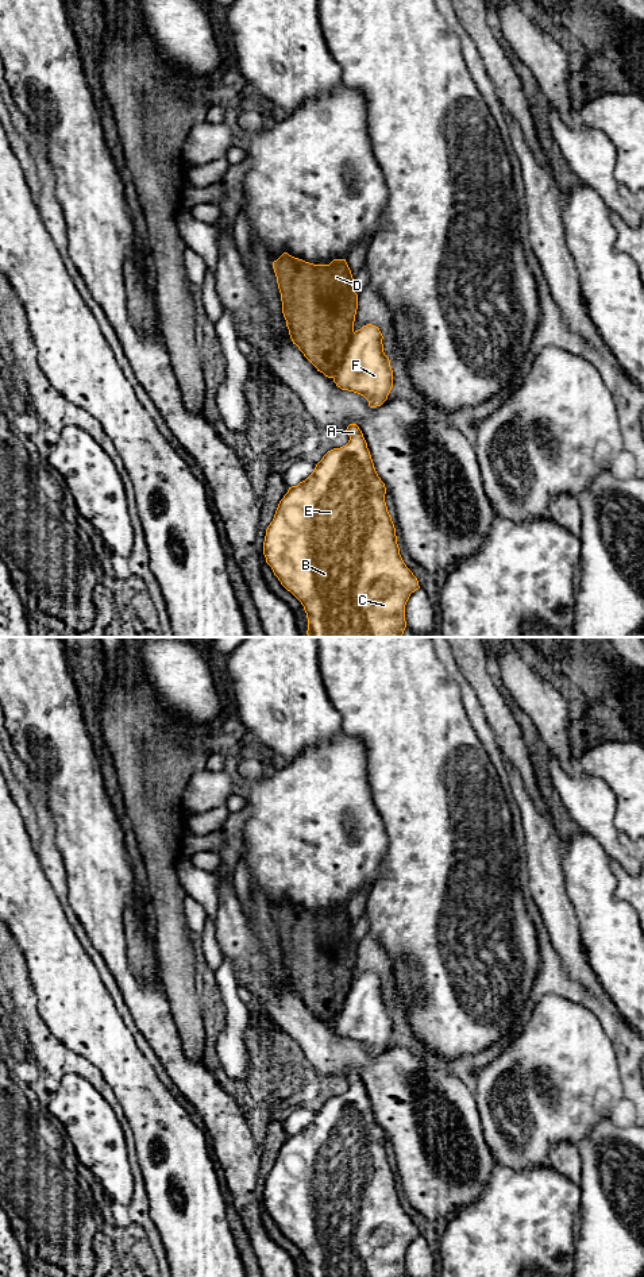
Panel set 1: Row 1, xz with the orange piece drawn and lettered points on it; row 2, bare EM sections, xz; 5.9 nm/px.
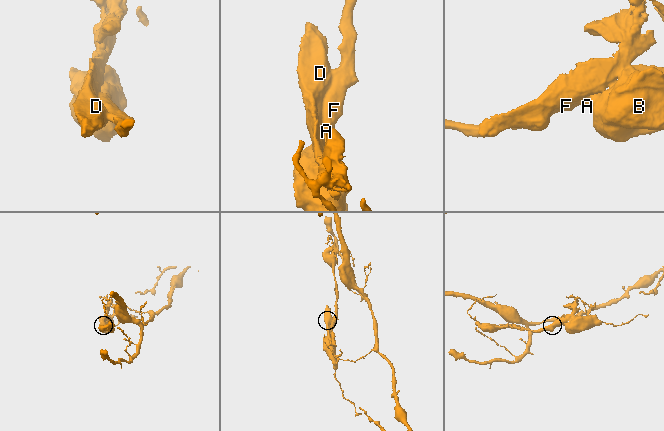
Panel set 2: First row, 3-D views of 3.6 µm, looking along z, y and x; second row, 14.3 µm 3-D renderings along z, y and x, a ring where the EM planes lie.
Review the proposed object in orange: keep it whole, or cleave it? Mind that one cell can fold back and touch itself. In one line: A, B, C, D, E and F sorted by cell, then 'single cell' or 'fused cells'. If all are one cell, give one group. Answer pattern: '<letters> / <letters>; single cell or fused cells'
A B C E F / D; fused cells

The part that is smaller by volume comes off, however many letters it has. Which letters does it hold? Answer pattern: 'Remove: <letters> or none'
Remove: D

